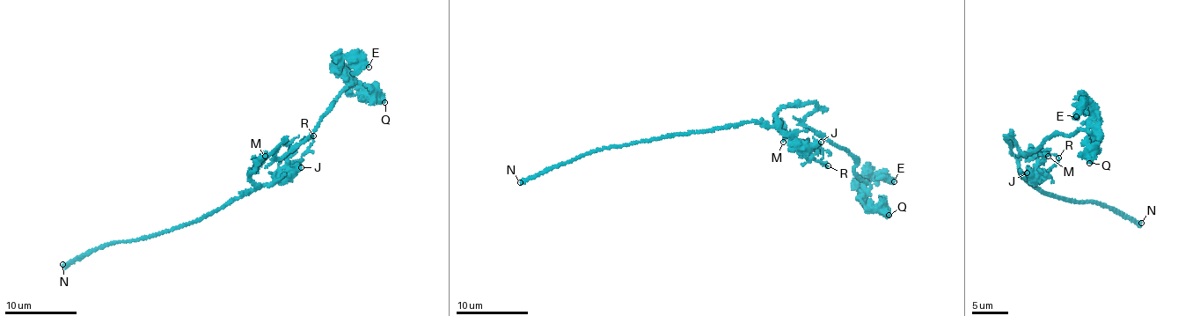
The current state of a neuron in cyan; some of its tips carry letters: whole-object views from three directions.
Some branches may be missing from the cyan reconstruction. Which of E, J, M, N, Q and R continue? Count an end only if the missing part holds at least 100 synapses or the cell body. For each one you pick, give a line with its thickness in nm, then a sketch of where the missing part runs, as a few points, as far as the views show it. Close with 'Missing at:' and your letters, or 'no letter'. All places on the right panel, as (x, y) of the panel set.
N: 440 nm
Missing at: N

